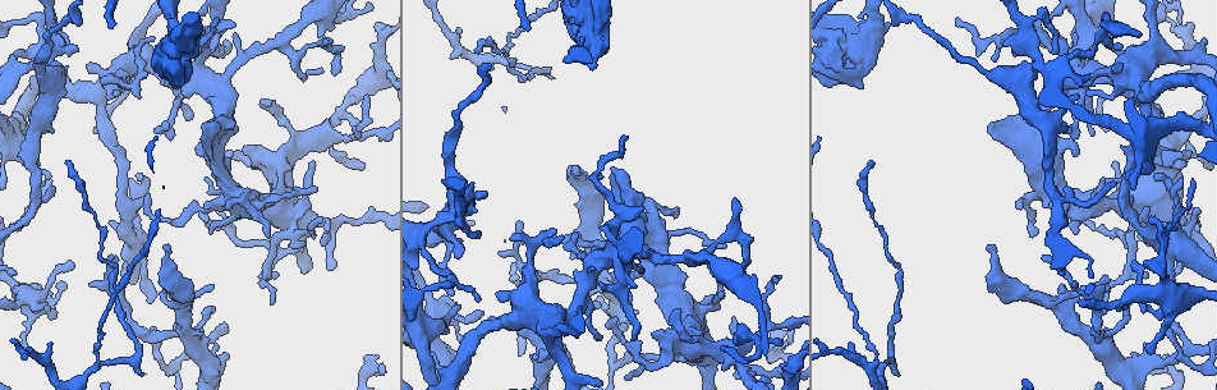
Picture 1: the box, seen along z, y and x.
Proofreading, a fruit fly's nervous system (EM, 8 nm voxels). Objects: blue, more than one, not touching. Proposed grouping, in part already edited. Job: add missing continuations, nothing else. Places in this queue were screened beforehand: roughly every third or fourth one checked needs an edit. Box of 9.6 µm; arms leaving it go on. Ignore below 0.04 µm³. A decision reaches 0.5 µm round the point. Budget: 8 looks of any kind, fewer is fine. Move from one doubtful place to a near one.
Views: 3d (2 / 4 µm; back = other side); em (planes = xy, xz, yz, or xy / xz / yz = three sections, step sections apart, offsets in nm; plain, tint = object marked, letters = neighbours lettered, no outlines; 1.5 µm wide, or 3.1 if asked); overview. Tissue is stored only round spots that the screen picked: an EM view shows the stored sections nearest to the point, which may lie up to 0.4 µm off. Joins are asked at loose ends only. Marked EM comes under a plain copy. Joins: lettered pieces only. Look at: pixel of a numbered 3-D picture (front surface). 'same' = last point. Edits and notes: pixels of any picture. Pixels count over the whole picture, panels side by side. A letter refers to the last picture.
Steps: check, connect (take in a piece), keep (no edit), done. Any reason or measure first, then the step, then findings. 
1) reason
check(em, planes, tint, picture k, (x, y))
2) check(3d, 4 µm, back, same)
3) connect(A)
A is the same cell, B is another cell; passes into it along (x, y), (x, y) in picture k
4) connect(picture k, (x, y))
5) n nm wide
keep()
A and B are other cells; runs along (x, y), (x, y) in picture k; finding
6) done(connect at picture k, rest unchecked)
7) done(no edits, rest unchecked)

thin end
check(3d, 2 µm, picture 1, (1131, 261))

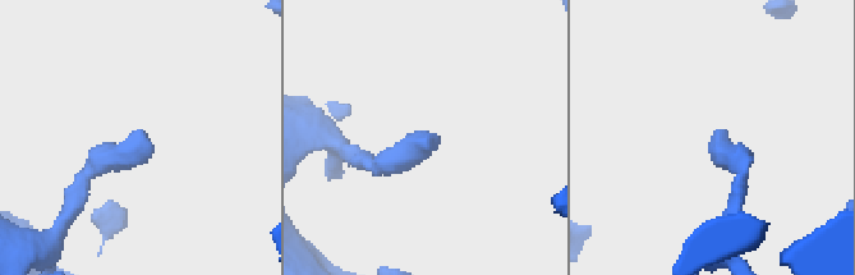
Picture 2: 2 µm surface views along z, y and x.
check(em, planes, letters, picture 2, (427, 133))

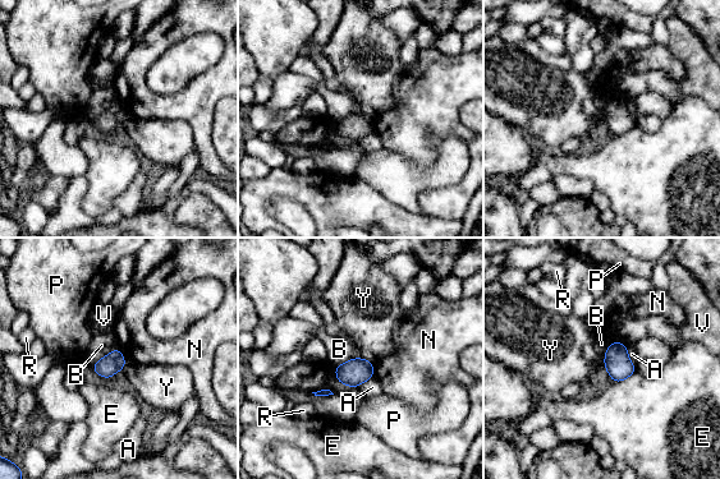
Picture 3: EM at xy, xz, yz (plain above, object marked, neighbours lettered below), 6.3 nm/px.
keep()
A, B, E, N, P, R, V and Y are other cells; no lettered piece goes on from it

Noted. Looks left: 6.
branch stops here
check(3d, 2 µm, picture 1, (51, 188))

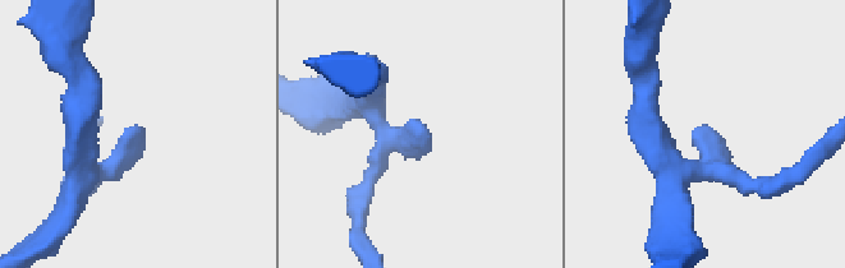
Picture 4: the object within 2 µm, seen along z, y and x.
check(em, xy, step 8, letters, picture 4, (408, 124))

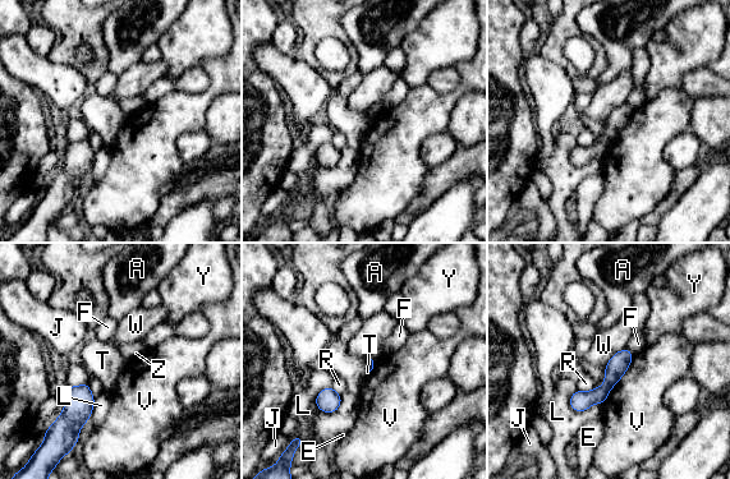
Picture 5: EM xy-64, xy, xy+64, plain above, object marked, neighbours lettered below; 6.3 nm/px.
keep()
A, E, F, J, L, R, T, V, W, Y and Z are other cells; border along (605, 368), (605, 382), (596, 387) in picture 5; no lettered piece goes on from it

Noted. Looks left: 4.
branch stops here
check(em, planes, letters, picture 1, (214, 308))

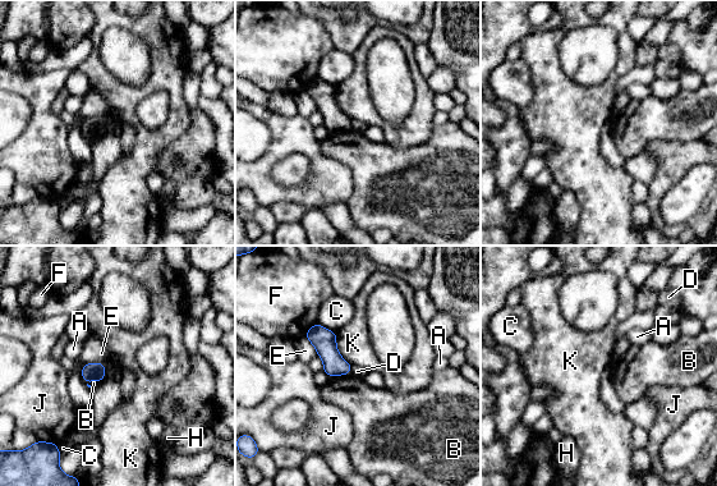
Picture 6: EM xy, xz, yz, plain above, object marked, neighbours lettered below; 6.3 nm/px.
keep()
A, B, C, D, E, F, H, J and K are other cells; none of them fits

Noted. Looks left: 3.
done(no edits, rest unchecked)

